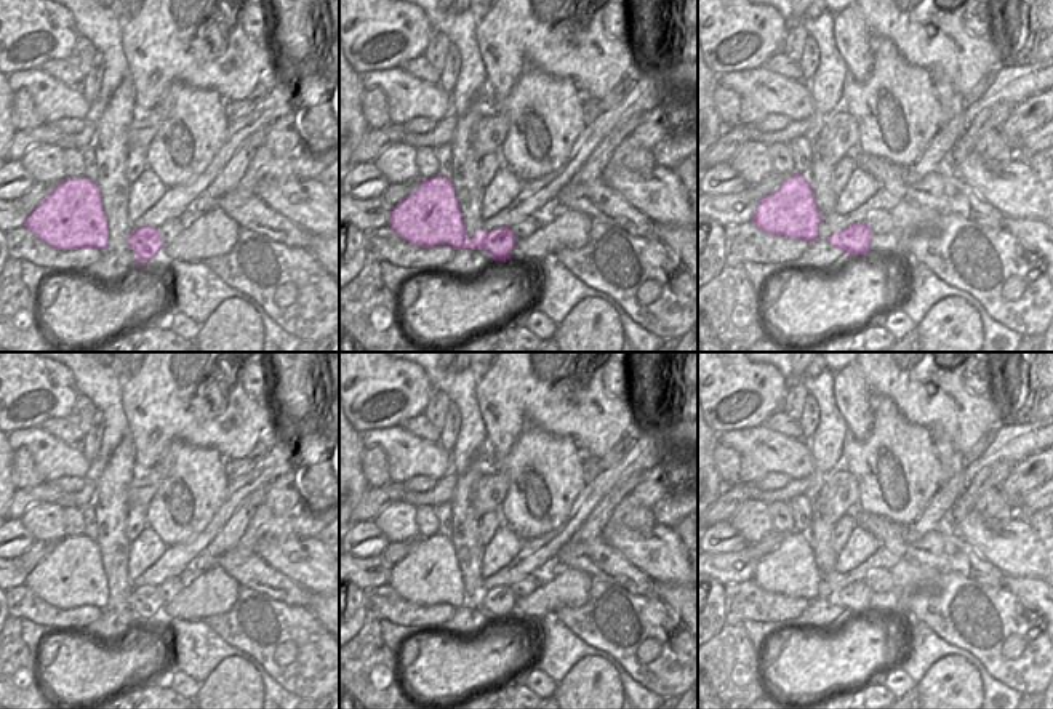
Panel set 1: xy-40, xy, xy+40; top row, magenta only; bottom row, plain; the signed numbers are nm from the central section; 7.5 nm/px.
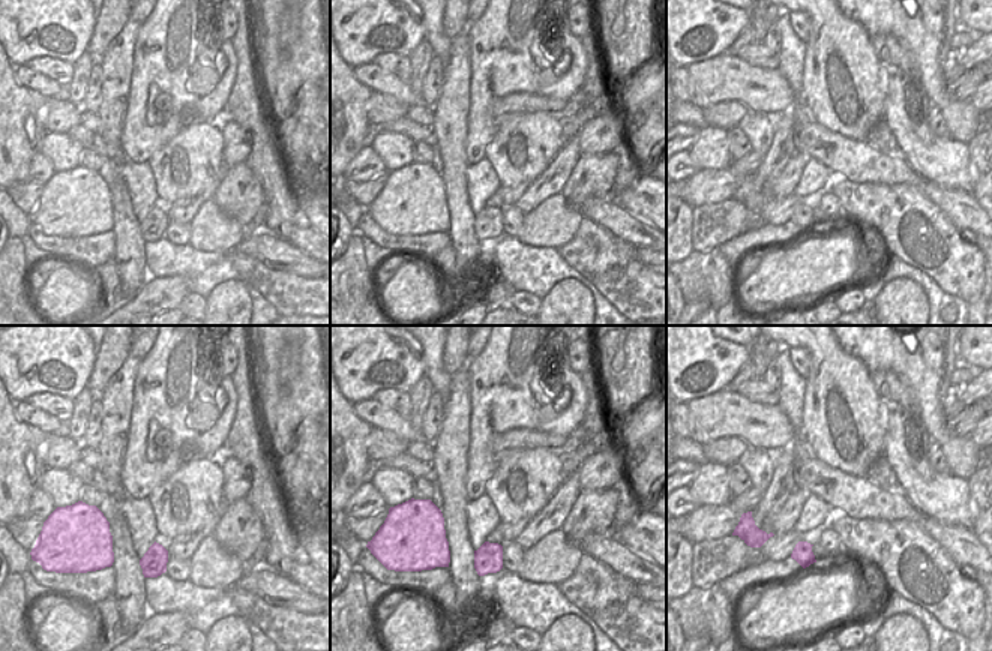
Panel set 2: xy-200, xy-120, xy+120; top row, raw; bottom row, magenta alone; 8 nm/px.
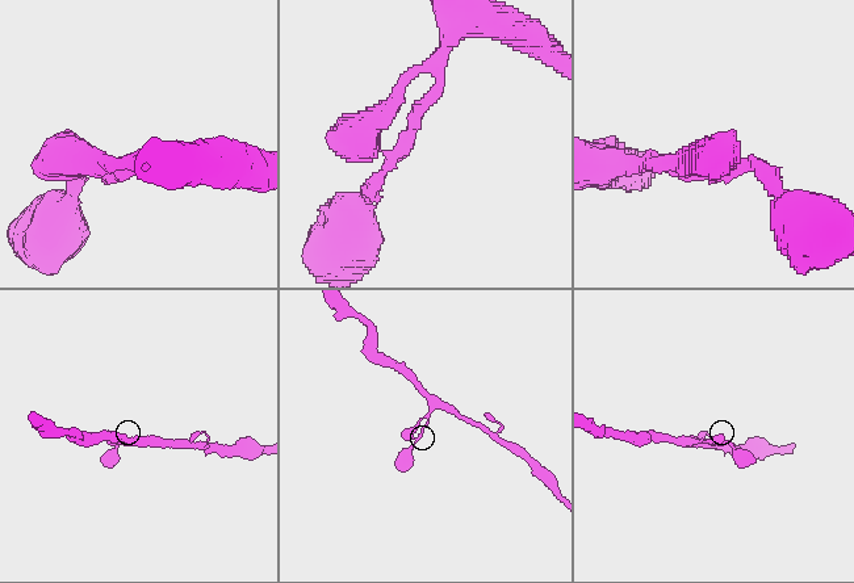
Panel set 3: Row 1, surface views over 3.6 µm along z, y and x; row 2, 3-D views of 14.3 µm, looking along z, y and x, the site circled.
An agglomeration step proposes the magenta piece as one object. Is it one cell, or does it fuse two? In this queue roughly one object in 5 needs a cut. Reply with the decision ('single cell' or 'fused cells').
single cell

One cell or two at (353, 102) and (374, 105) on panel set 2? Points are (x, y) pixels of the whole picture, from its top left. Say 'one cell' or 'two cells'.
two cells

